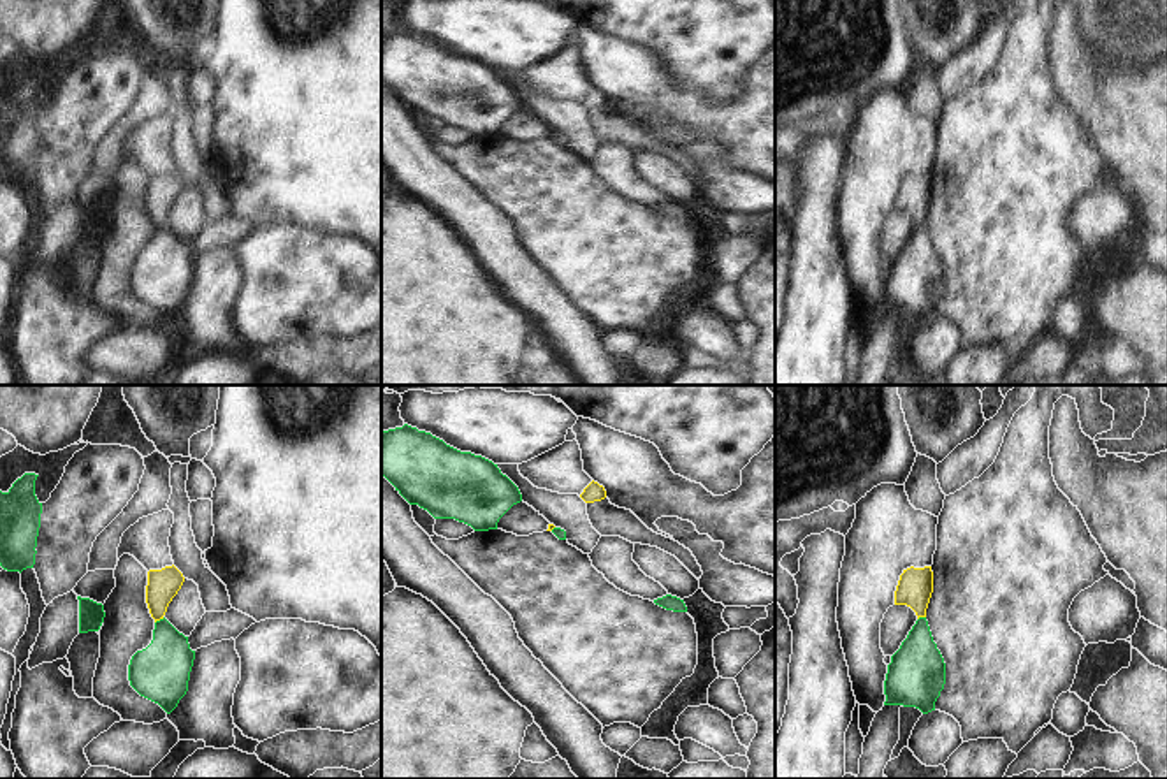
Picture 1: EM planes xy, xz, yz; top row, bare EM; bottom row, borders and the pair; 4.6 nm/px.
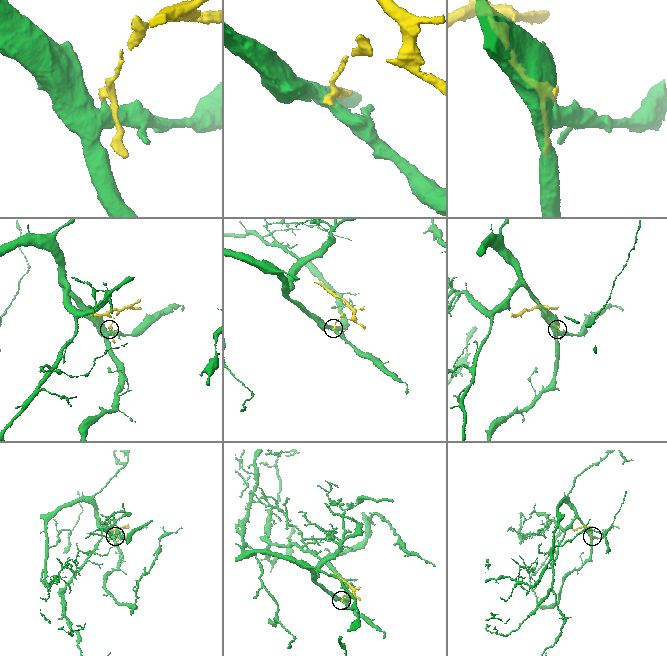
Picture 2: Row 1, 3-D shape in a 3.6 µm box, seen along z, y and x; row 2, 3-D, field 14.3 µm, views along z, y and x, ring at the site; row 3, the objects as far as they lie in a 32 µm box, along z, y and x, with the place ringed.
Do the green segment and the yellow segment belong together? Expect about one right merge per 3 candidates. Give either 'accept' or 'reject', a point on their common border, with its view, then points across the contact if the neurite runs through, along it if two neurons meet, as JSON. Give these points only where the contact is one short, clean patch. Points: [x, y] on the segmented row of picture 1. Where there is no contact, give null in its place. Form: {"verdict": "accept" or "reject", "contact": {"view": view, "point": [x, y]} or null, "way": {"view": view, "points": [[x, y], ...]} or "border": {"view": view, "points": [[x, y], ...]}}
{"verdict": "reject", "contact": {"view": "xy", "point": [160, 619]}, "border": {"view": "xy", "points": [[164, 618], [155, 623]]}}

